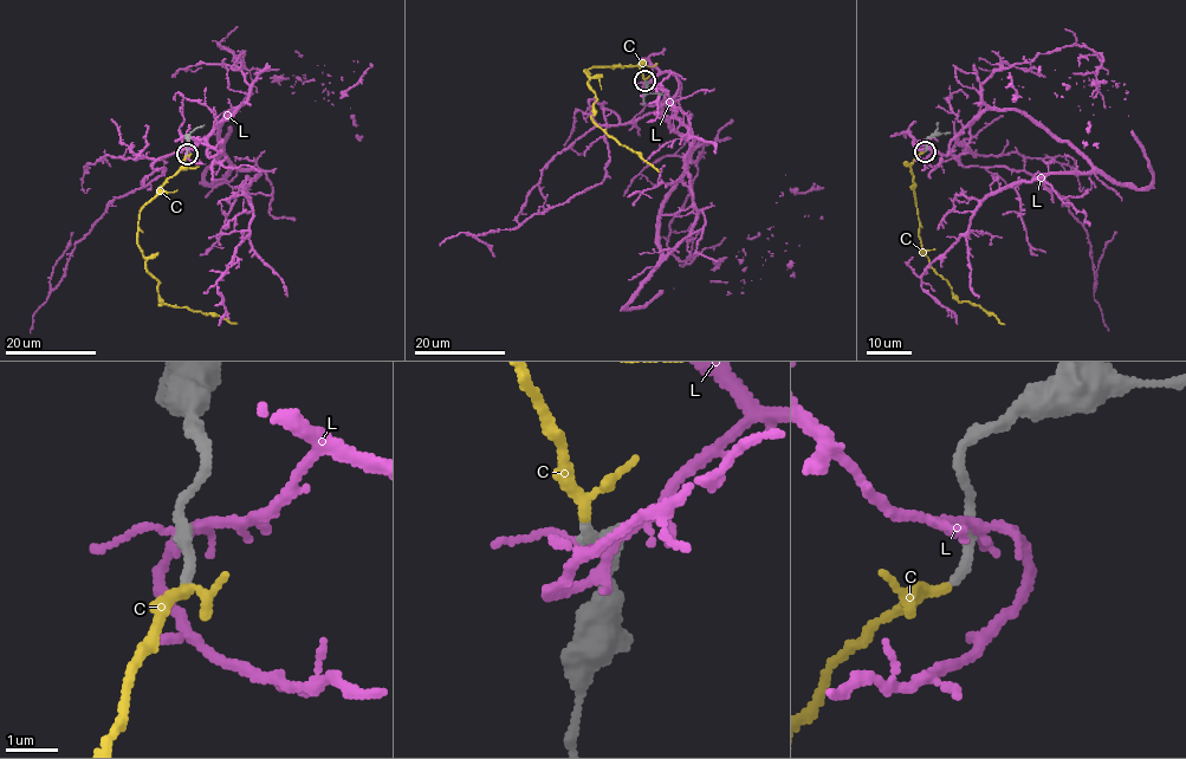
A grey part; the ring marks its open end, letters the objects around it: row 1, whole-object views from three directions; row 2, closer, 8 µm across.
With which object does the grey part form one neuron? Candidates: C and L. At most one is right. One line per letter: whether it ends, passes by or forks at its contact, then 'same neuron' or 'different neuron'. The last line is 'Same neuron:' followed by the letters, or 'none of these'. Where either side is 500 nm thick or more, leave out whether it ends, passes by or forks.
C: it forks | same neuron
L: it forks | different neuron
Same neuron: C

